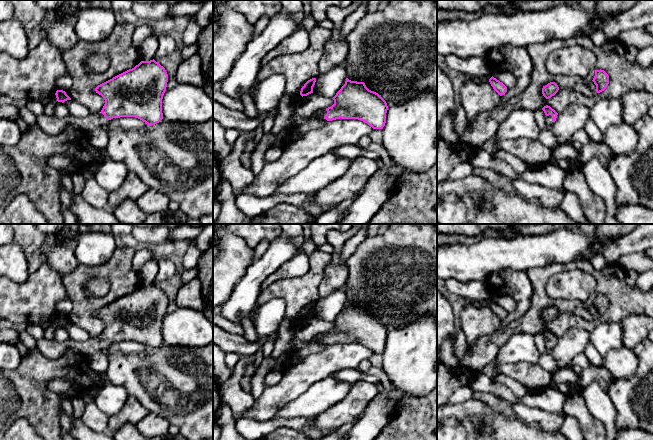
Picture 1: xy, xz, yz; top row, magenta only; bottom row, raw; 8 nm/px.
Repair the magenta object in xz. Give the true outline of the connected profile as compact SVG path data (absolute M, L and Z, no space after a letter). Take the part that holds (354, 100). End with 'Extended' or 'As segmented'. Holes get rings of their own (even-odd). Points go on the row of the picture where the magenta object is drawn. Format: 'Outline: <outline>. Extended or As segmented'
Outline: M346 78L345 84L332 99L334 100L334 104L331 107L318 110L310 117L301 117L293 112L290 117L291 126L305 123L315 117L322 117L327 121L332 121L340 118L358 119L367 123L373 129L383 129L383 127L385 126L386 113L388 110L387 103L381 97L381 95L369 90L364 82L351 81Z. Extended

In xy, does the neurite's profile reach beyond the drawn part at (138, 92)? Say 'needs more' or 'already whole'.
needs more

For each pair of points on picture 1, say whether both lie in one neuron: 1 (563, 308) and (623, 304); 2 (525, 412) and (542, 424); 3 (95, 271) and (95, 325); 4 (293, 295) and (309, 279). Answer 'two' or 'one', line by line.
1: one
2: one
3: one
4: one

